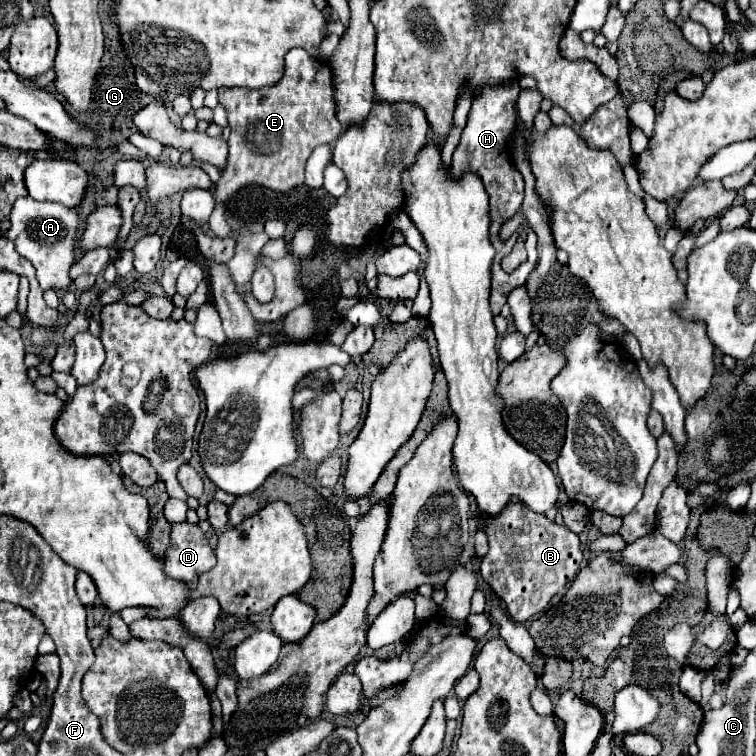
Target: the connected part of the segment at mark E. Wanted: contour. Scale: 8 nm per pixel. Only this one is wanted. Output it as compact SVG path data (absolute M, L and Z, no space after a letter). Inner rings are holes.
M294 48L286 54L286 70L284 78L266 88L220 88L218 102L228 112L228 126L230 126L230 156L228 166L222 172L220 182L214 190L214 202L226 202L234 192L244 186L260 184L274 192L288 192L304 184L304 166L312 150L320 144L332 144L342 134L342 124L336 118L336 104L334 104L334 90L332 90L332 72L328 64L310 58L310 54L302 48Z

